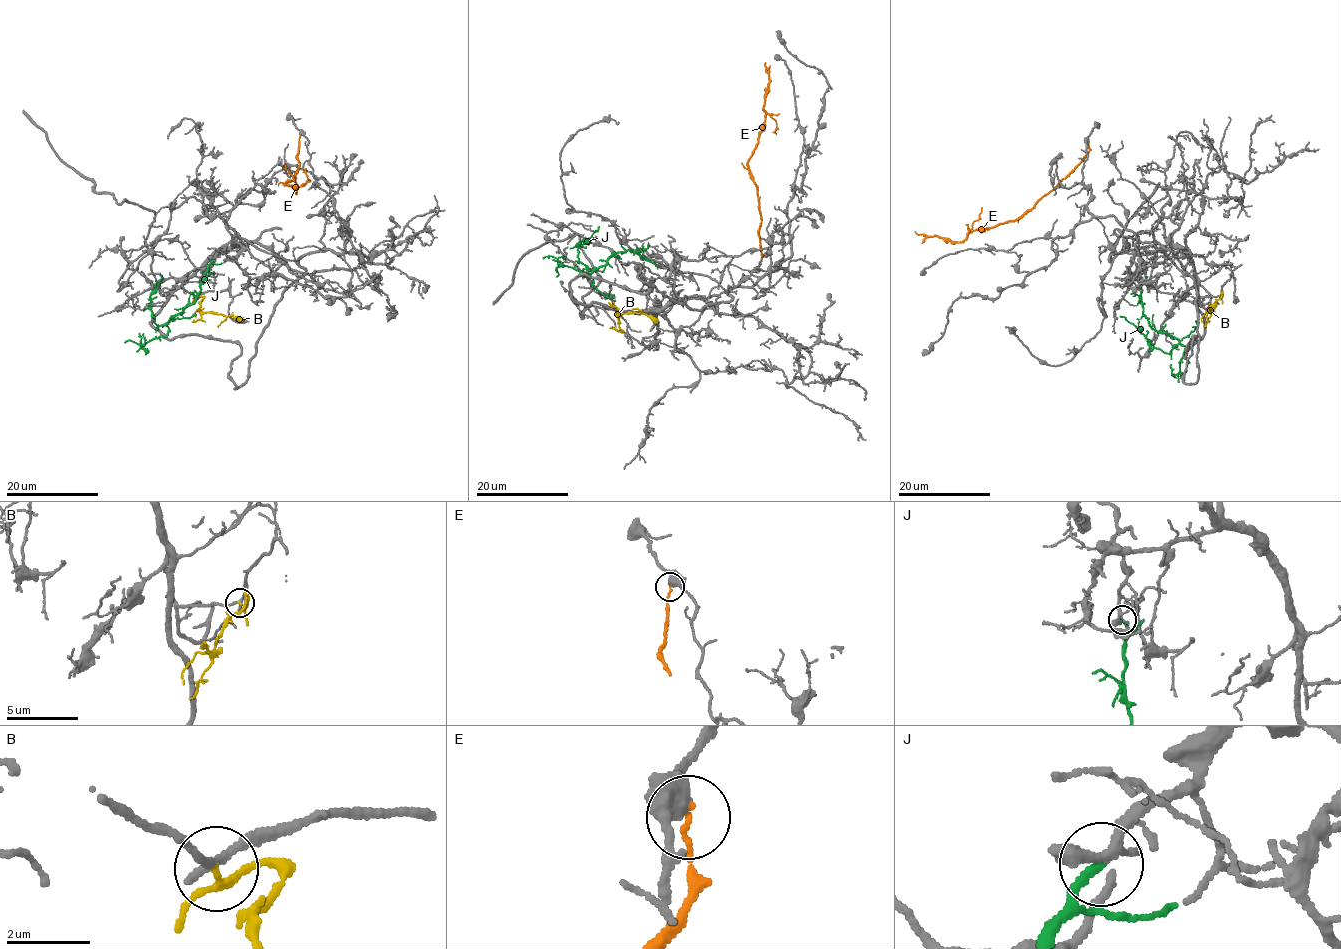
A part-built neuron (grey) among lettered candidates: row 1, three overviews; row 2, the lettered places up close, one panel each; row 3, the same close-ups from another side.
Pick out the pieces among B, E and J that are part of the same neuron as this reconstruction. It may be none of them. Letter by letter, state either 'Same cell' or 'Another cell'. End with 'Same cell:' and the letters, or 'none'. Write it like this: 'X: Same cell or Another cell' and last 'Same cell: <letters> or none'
B: Another cell
E: Another cell
J: Same cell
Same cell: J

